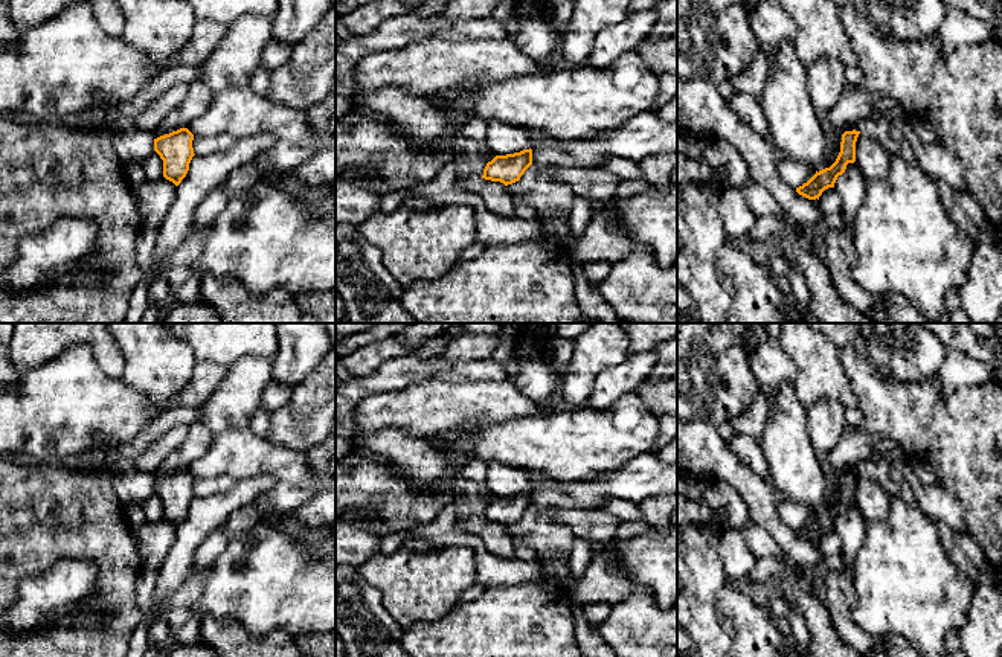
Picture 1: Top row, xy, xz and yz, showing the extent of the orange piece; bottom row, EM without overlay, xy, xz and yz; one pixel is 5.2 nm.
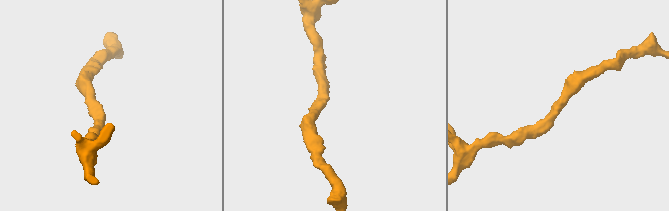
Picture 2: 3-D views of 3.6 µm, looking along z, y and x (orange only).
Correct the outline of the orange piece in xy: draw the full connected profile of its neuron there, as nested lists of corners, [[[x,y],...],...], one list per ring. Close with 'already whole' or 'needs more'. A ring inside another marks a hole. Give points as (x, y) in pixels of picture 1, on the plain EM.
[[[188,470],[154,480],[154,492],[163,502],[163,518],[175,527],[186,518],[189,505],[195,497],[192,482],[194,476]]]; already whole

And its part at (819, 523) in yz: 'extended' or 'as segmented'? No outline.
as segmented

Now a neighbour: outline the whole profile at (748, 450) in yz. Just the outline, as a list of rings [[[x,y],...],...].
[[[734,434],[727,444],[740,462],[750,468],[756,476],[767,480],[767,459],[763,454],[758,439],[749,434]]]

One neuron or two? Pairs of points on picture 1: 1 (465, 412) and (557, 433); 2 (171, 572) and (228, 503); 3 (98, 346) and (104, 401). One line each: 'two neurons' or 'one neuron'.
1: two neurons
2: one neuron
3: two neurons

